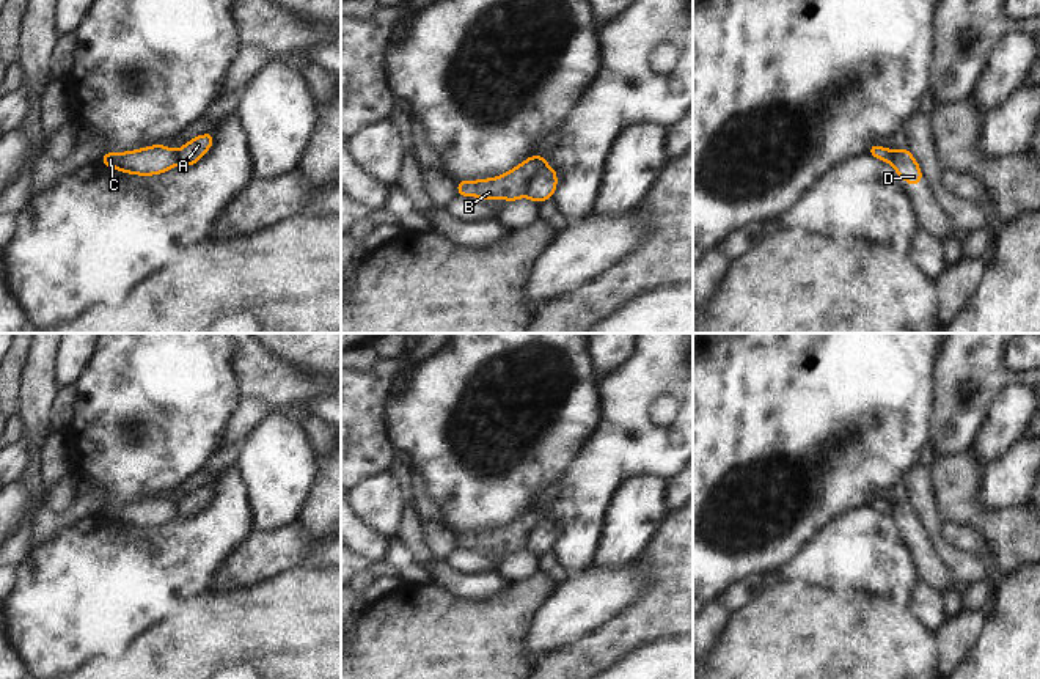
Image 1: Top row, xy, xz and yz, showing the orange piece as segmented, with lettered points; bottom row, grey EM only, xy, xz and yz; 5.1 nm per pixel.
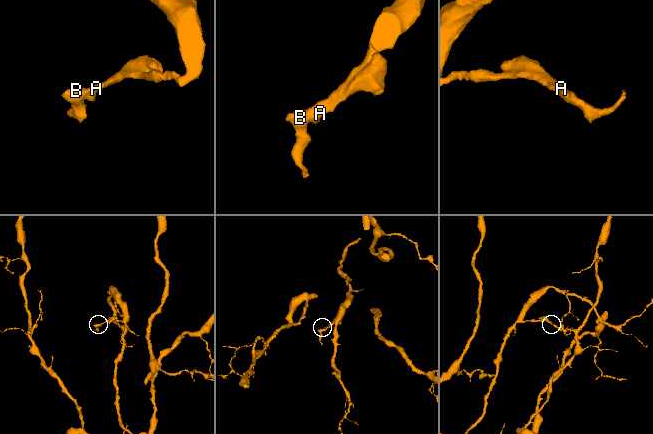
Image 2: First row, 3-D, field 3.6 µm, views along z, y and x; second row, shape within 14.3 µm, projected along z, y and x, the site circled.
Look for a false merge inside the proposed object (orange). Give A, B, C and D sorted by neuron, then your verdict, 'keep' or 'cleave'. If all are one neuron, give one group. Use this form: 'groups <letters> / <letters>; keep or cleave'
groups A D / B C; cleave

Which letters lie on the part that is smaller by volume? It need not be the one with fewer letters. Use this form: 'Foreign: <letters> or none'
Foreign: A, D

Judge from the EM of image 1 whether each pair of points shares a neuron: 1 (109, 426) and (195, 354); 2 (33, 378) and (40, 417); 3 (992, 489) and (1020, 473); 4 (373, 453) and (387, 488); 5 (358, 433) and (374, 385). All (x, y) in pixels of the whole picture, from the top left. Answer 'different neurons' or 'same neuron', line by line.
1: same neuron
2: same neuron
3: same neuron
4: different neurons
5: same neuron

